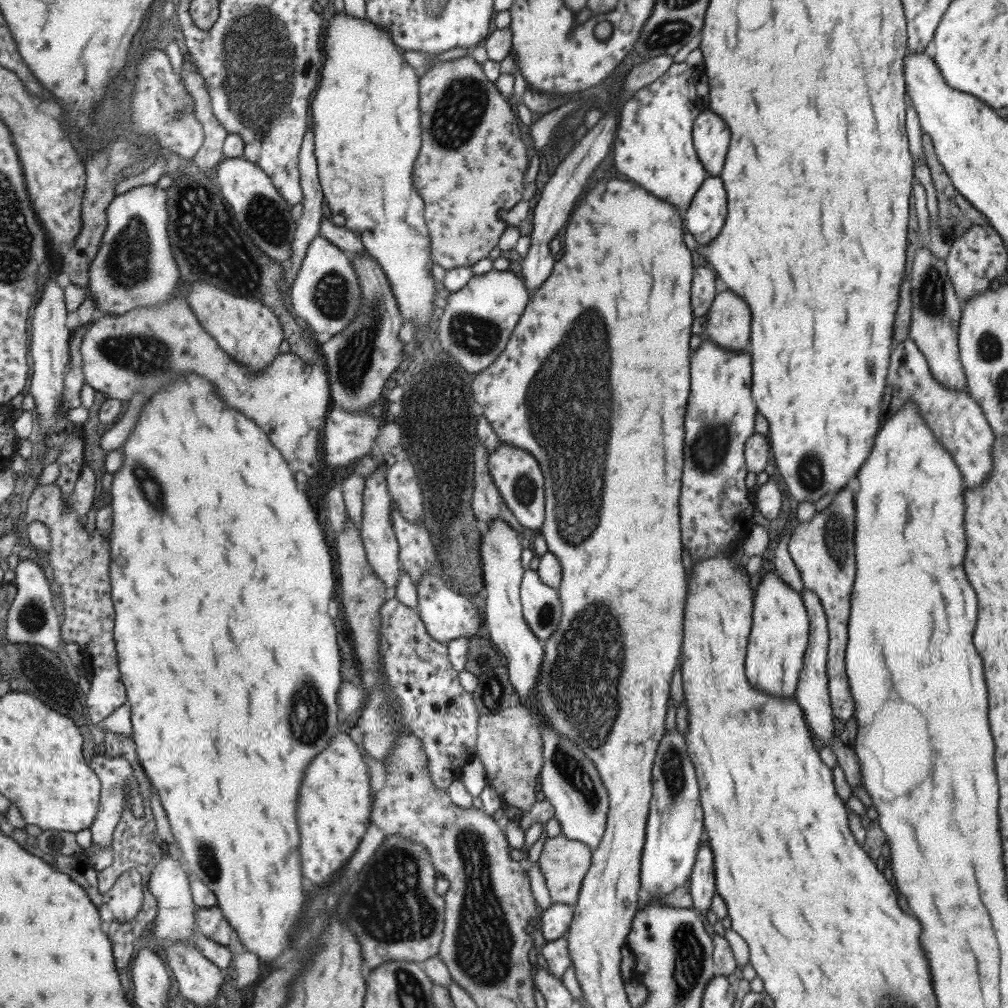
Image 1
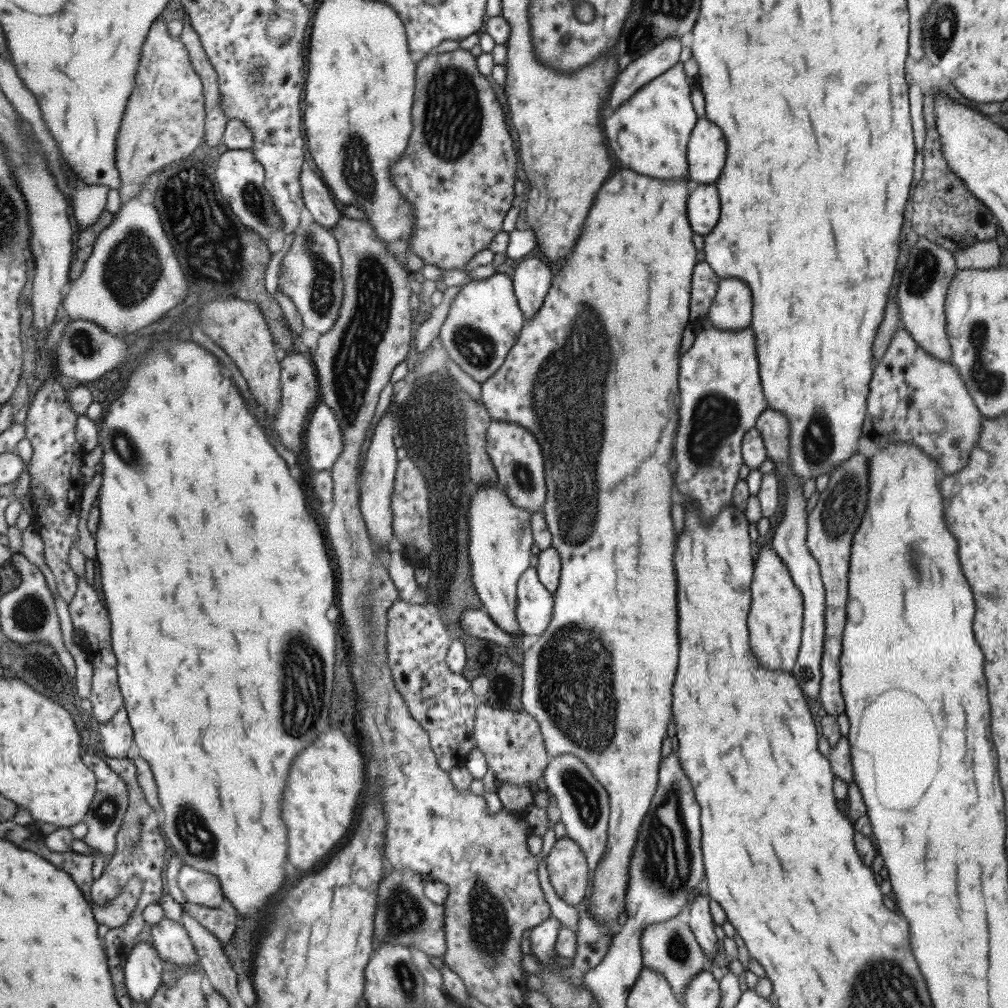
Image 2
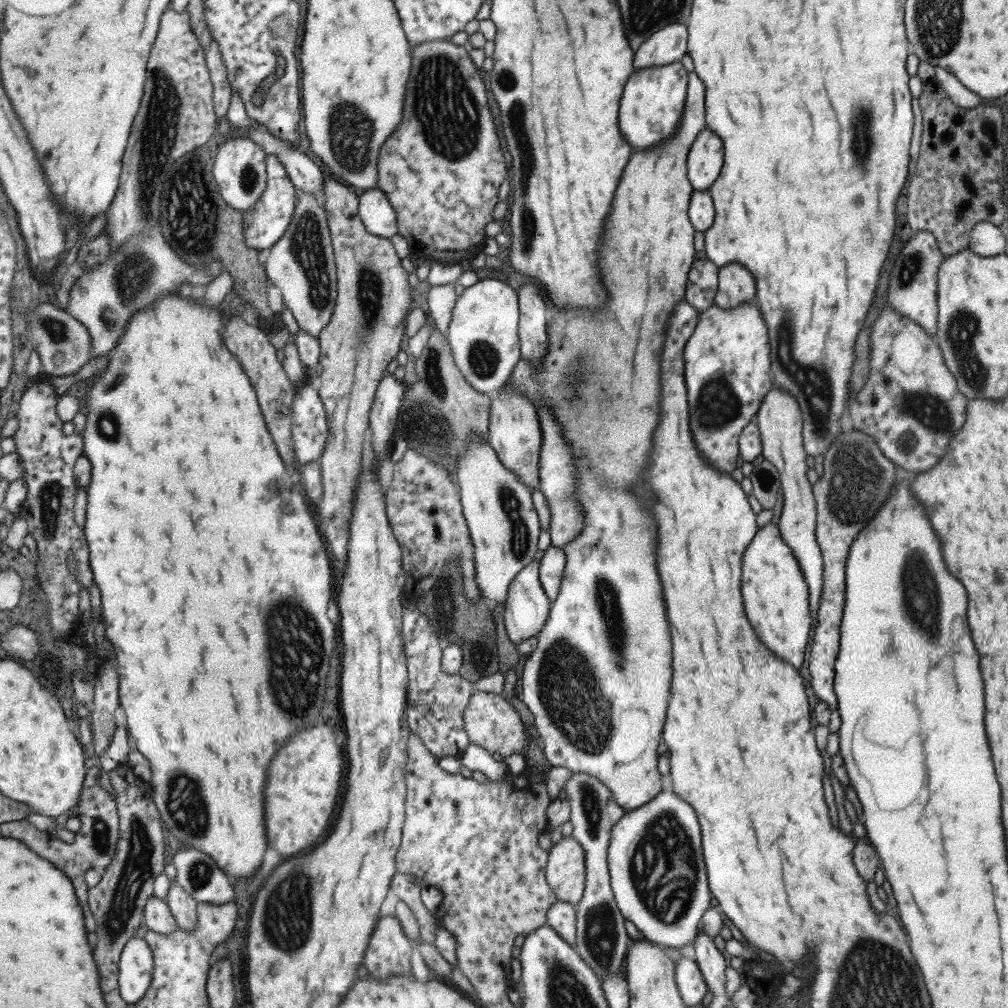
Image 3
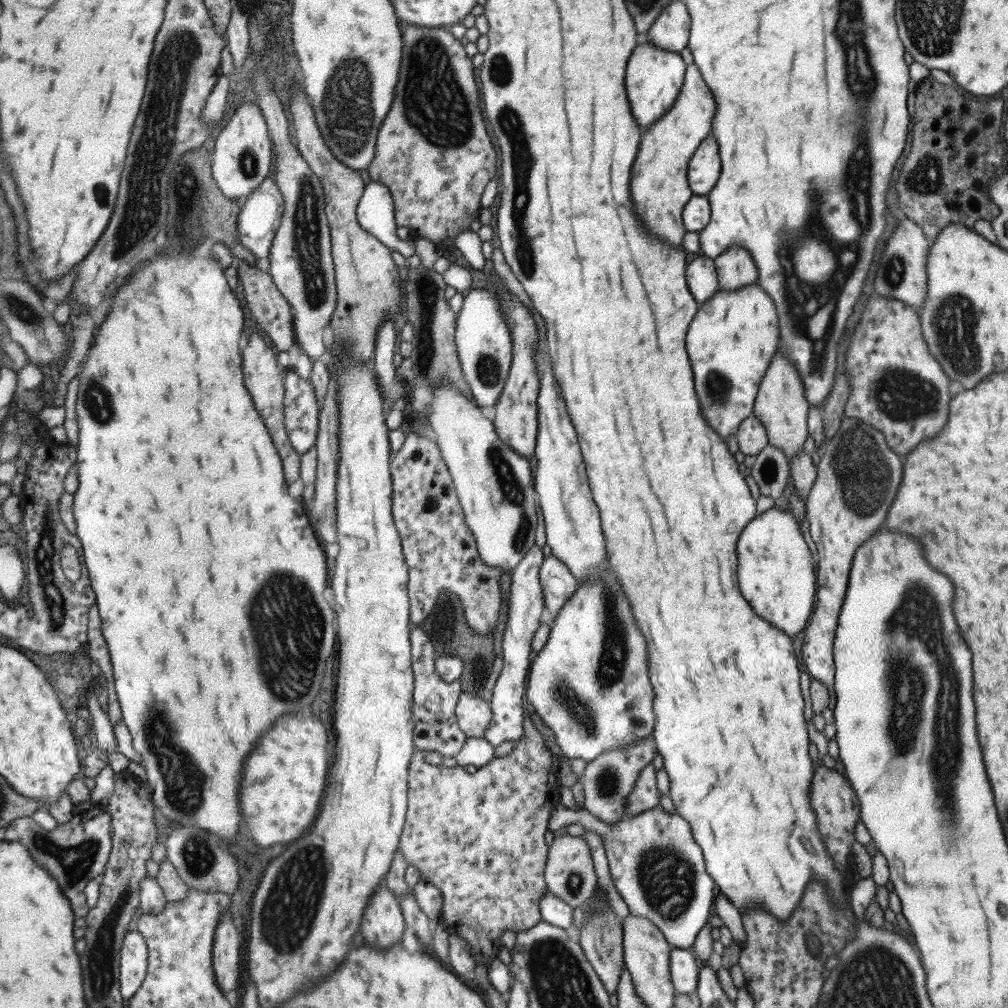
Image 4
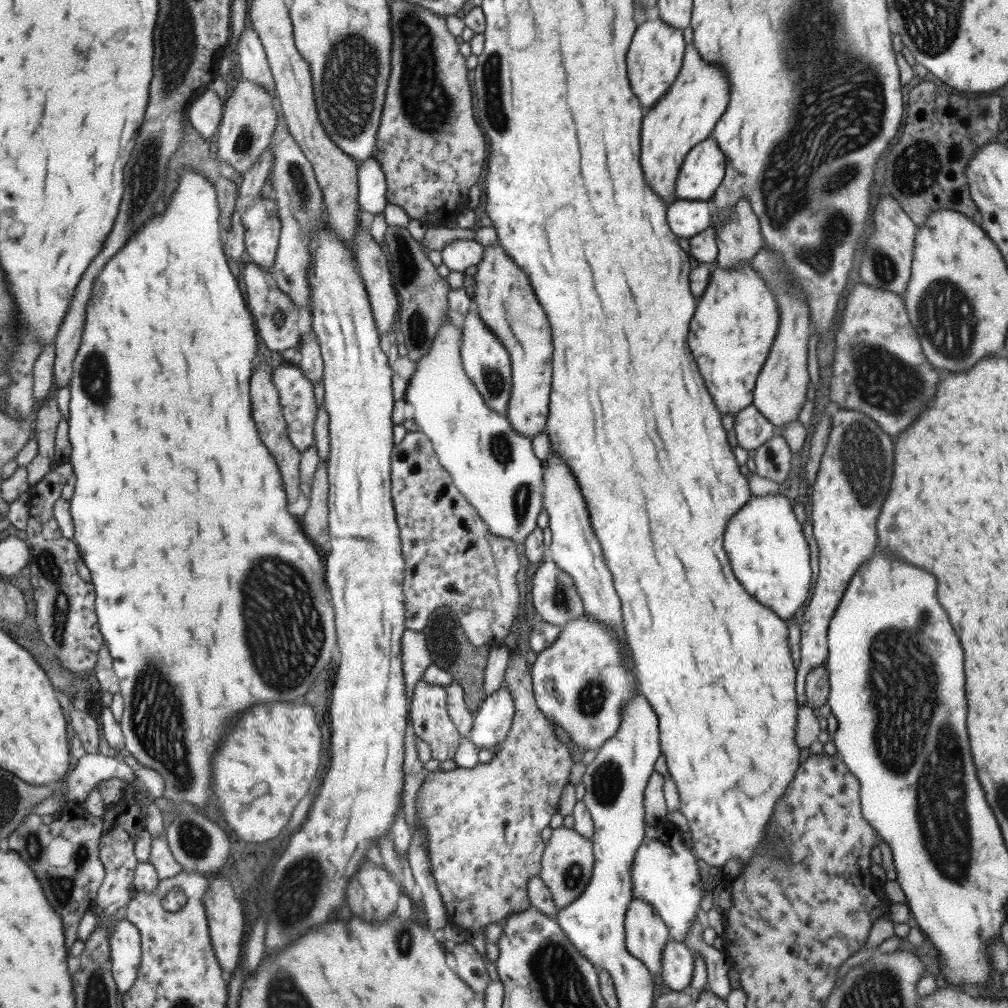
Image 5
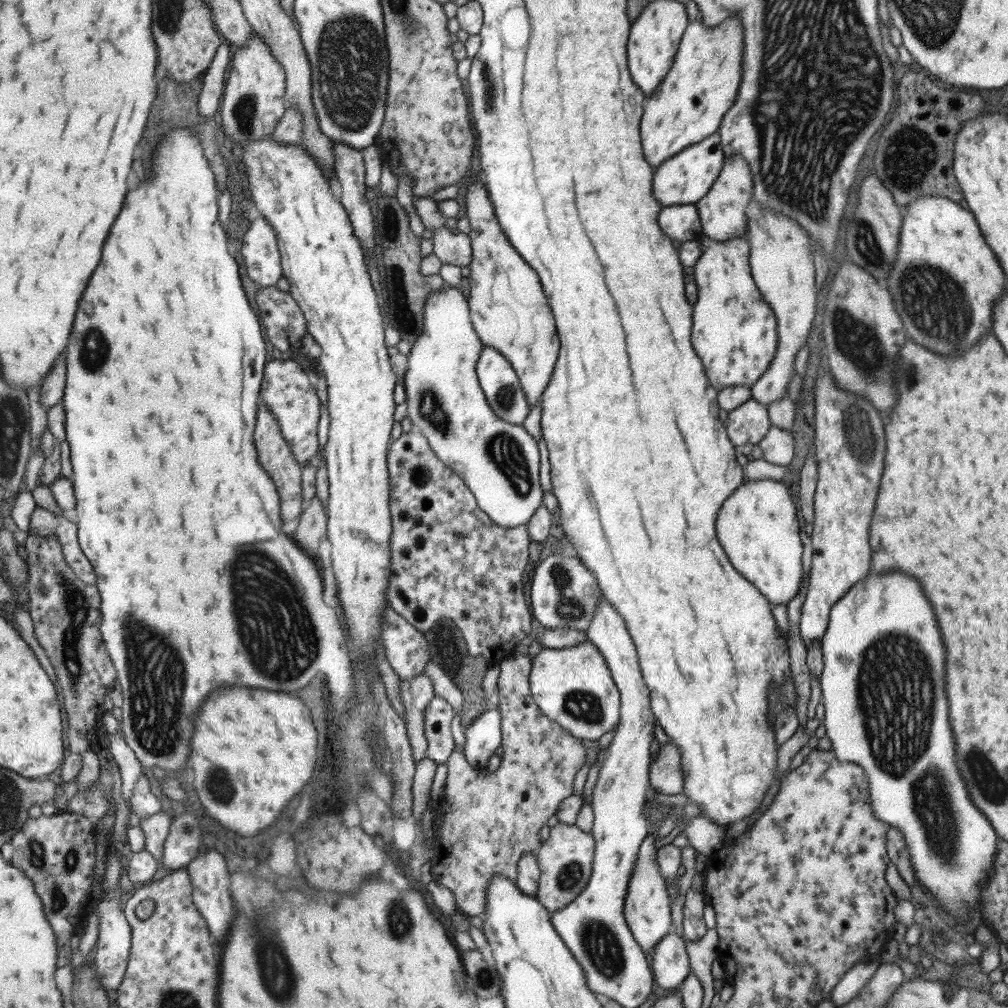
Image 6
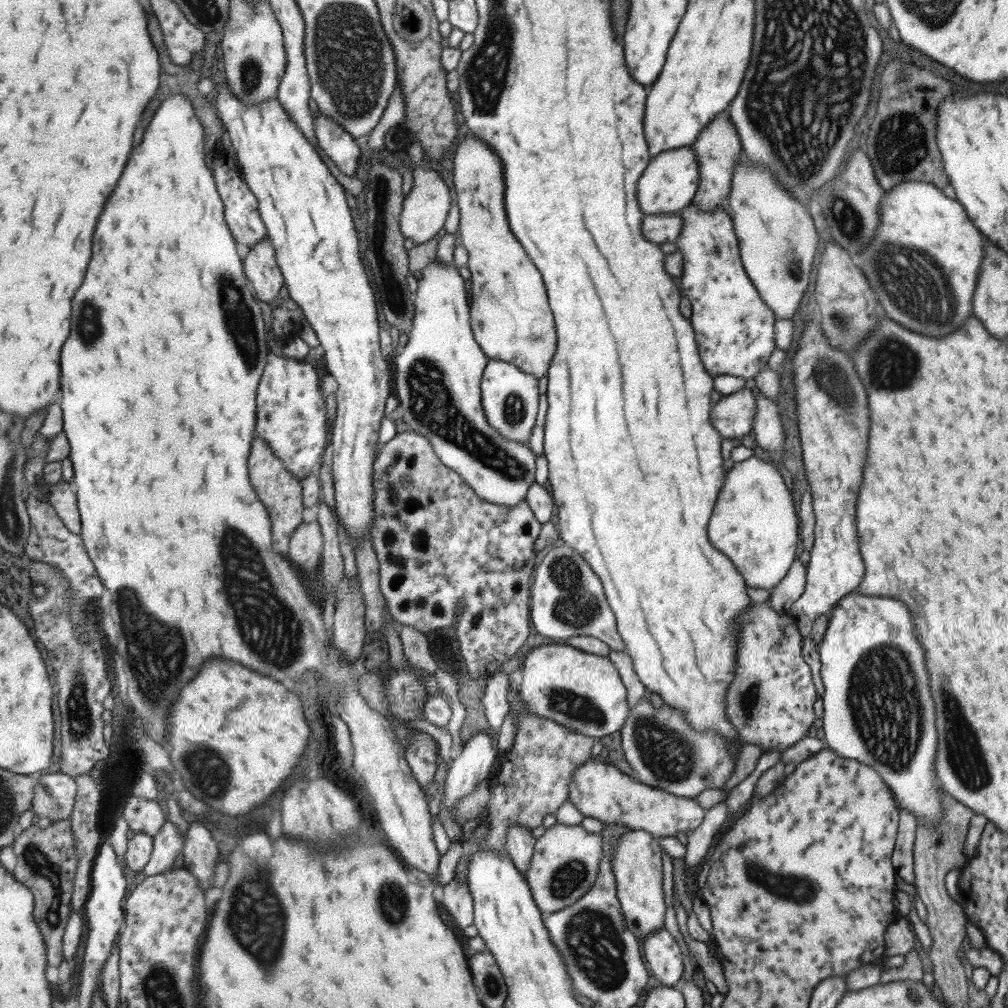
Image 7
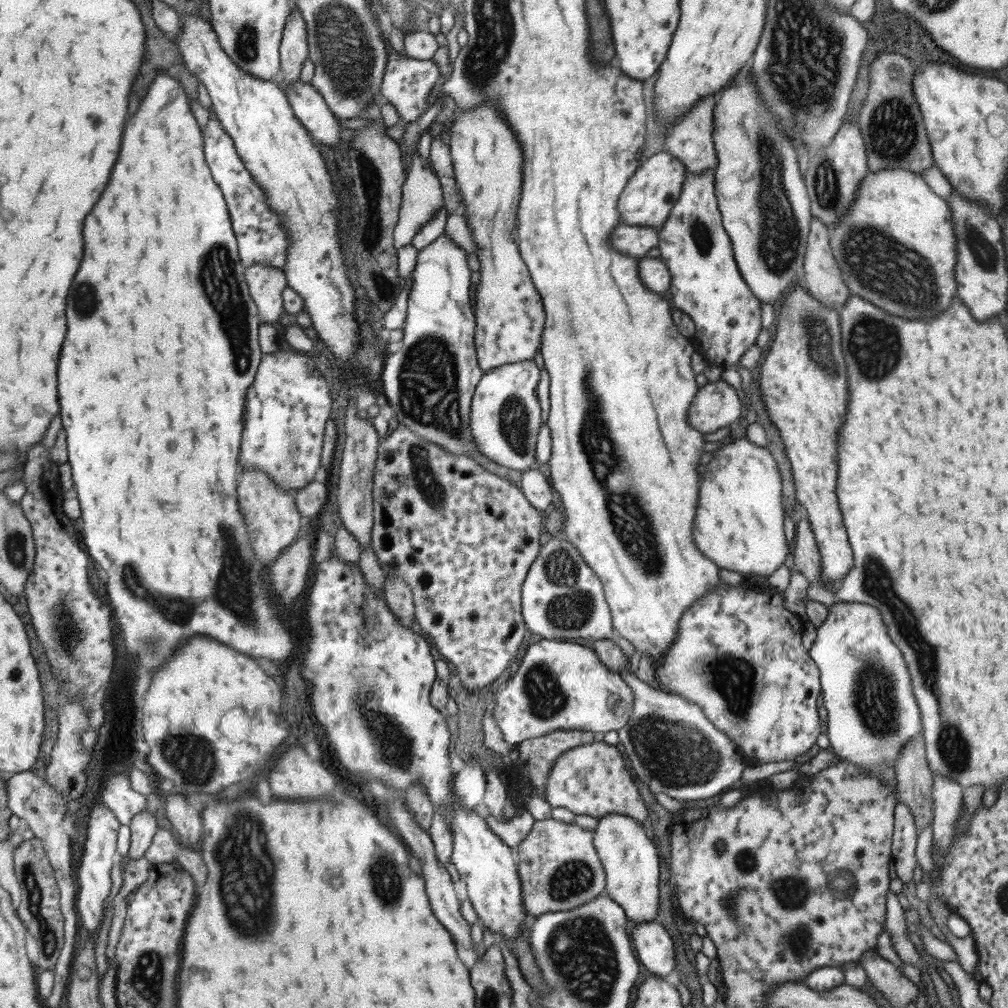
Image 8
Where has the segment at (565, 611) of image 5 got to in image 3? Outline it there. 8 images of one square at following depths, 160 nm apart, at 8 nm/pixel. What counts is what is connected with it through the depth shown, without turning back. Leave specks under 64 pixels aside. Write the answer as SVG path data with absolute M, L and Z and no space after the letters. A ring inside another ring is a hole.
M550 546L545 550L540 566L540 579L547 596L554 601L561 590L562 575L565 573L566 555L562 548Z

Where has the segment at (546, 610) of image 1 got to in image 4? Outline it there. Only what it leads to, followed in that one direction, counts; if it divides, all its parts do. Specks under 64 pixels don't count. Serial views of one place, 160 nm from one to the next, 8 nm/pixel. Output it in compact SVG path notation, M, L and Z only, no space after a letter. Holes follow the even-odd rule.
M535 545L525 555L525 558L513 570L510 585L510 597L508 605L508 619L505 633L502 636L502 650L504 668L496 682L491 706L494 706L495 716L491 719L490 728L484 736L491 746L499 746L507 740L520 741L525 736L524 718L525 692L527 692L527 676L530 677L532 643L536 632L542 626L541 616L545 612L546 599L543 590L540 571L545 562L545 554L541 547Z

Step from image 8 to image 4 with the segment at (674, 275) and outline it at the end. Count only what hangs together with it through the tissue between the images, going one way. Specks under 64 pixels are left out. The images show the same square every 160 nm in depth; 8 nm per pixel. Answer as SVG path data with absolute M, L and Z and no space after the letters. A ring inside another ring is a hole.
M758 282L736 289L735 292L717 291L707 302L698 305L684 340L701 414L724 443L730 435L735 436L739 423L752 414L760 380L780 340L775 307Z

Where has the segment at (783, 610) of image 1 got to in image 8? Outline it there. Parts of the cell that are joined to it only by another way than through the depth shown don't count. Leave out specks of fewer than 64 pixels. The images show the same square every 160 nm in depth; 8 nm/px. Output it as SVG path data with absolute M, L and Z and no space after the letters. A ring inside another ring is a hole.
M744 438L723 442L712 452L712 458L705 464L698 484L692 537L695 546L719 569L769 576L787 560L789 545L785 545L783 535L783 505L781 481L777 465L765 447L759 447Z

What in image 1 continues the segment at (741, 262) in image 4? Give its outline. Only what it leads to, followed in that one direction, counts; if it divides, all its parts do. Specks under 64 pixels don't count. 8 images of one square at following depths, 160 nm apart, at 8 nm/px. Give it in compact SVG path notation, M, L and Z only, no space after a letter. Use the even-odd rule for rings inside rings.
M719 292L706 314L705 334L717 347L747 352L750 335L750 310L733 292Z

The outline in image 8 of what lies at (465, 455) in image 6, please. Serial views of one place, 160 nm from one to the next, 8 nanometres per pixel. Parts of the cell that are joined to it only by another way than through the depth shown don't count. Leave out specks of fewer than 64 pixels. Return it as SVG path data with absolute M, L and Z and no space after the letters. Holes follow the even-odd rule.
M443 232L430 245L419 251L418 263L412 272L411 280L407 317L403 323L403 347L395 353L385 353L382 392L393 406L400 424L409 427L420 437L441 445L456 455L482 454L482 449L475 443L475 435L470 425L474 394L485 372L478 361L478 321L471 296L473 270L468 263L468 253Z

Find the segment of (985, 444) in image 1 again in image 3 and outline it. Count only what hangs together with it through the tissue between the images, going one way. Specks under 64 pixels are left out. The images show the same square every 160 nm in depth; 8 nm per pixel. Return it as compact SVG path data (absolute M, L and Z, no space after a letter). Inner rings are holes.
M891 308L879 312L869 334L867 381L847 406L853 428L875 439L883 456L916 474L933 467L945 454L948 440L955 432L959 432L959 427L966 419L966 402L965 396L957 390L954 376L944 365L933 337L917 323Z

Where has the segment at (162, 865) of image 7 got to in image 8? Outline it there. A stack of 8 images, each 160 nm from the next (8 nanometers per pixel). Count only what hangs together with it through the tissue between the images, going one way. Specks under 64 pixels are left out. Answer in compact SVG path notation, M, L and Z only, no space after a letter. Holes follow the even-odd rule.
M158 829L151 846L147 849L146 857L153 866L167 863L178 865L193 876L197 887L205 883L207 869L199 850L189 850L183 843L175 840L175 836L169 830Z

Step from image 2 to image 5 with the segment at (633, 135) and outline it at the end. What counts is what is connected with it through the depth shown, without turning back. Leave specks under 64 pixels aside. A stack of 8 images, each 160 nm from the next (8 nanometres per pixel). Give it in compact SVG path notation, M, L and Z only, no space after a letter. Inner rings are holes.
M659 17L638 19L625 60L628 83L643 110L654 106L679 72L686 45L681 33L678 28L669 26Z

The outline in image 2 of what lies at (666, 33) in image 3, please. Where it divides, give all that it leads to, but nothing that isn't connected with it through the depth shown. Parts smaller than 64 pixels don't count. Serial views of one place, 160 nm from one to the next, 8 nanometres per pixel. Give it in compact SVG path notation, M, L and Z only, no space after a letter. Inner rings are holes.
M667 37L644 55L629 62L615 78L608 97L608 108L617 108L617 105L629 98L640 86L672 67L678 61L680 50L679 38Z

